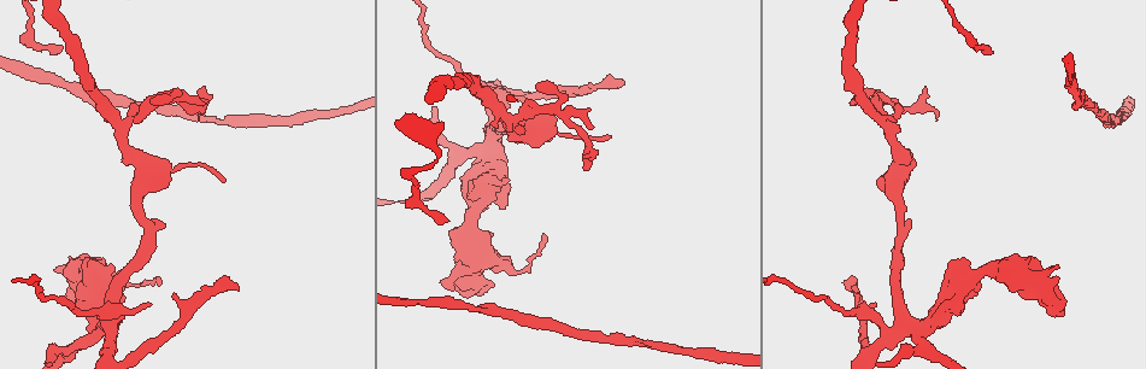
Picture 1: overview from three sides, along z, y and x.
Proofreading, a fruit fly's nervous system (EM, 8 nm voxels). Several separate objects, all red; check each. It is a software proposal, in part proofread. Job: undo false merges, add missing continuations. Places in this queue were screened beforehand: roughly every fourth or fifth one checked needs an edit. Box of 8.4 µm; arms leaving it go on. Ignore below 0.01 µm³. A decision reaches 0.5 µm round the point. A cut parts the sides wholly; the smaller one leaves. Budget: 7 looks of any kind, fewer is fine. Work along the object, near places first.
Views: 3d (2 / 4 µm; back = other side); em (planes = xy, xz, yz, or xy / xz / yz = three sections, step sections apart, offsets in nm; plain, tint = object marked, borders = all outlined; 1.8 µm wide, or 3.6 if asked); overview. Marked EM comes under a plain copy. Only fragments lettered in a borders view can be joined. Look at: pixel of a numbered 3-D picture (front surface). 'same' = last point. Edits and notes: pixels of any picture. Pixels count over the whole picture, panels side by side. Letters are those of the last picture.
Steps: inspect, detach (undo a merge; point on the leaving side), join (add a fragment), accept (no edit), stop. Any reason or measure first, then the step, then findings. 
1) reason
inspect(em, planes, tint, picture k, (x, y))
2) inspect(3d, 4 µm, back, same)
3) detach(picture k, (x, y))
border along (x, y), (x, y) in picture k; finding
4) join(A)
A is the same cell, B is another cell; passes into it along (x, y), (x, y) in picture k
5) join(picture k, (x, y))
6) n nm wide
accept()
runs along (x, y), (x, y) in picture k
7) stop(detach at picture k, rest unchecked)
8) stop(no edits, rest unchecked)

abrupt turn
inspect(3d, 4 µm, picture 1, (205, 107))

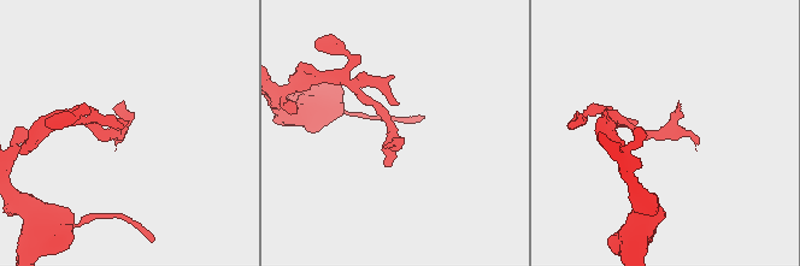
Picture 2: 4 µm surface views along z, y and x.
need the tissue
inspect(em, planes, borders, picture 2, (119, 132))

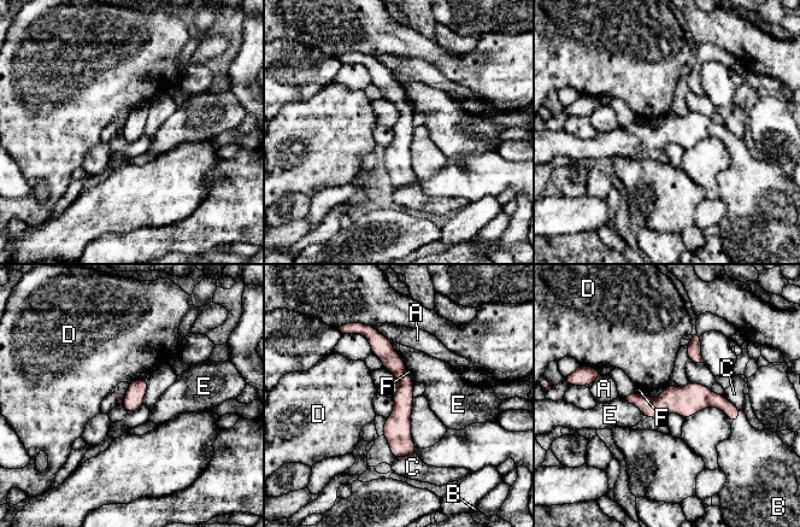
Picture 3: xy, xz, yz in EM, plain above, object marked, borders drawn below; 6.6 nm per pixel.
E touches over 190 nm
accept()
A, B, C, D, E and F are other cells; runs along (374, 332), (404, 378), (399, 455) in picture 3; one neuron here

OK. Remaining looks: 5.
thin neck
inspect(em, planes, tint, picture 1, (616, 340))

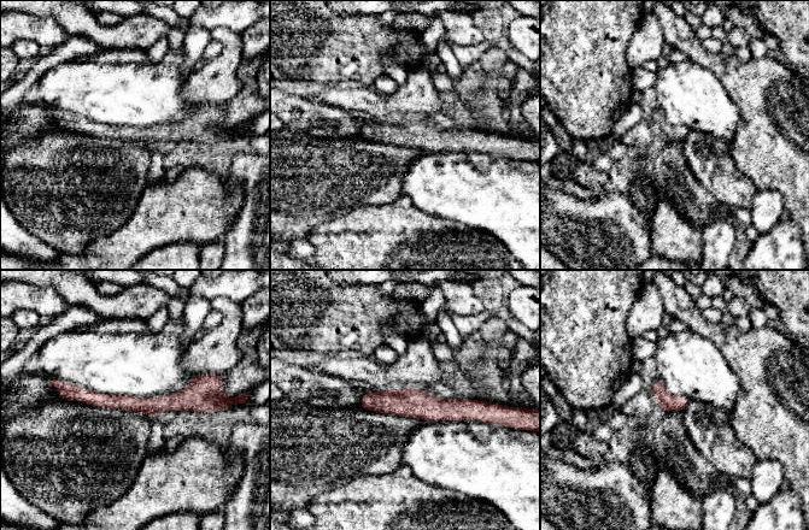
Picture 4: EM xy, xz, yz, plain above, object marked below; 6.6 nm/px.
inspect(em, planes, borders, same)

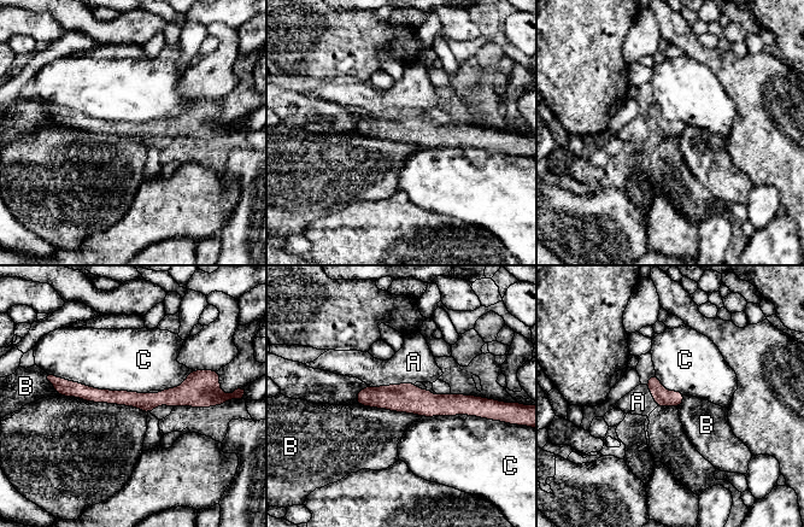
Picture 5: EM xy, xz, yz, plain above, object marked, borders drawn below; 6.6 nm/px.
accept()
A, B and C are other cells; border along (52, 374), (100, 388), (146, 392) in picture 5; continuous, no second neuron

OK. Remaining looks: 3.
thin neck
inspect(em, planes, borders, picture 1, (492, 145))

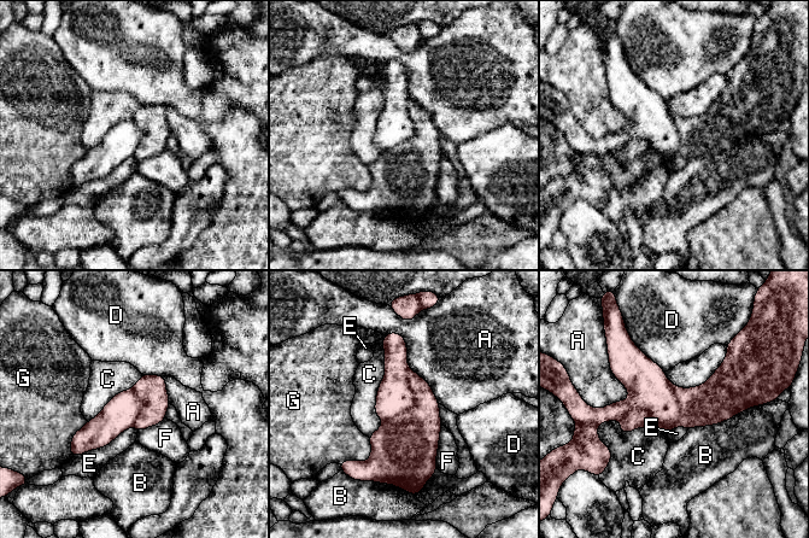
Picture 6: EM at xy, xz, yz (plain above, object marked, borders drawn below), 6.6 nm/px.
300 nm wide
detach(picture 6, (649, 387))
A, B, C, D, E, F and G are other cells; border along (680, 403), (672, 424), (619, 419) in picture 6; two neurons meet here

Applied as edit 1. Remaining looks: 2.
stop(detach at picture 6, rest unchecked)

